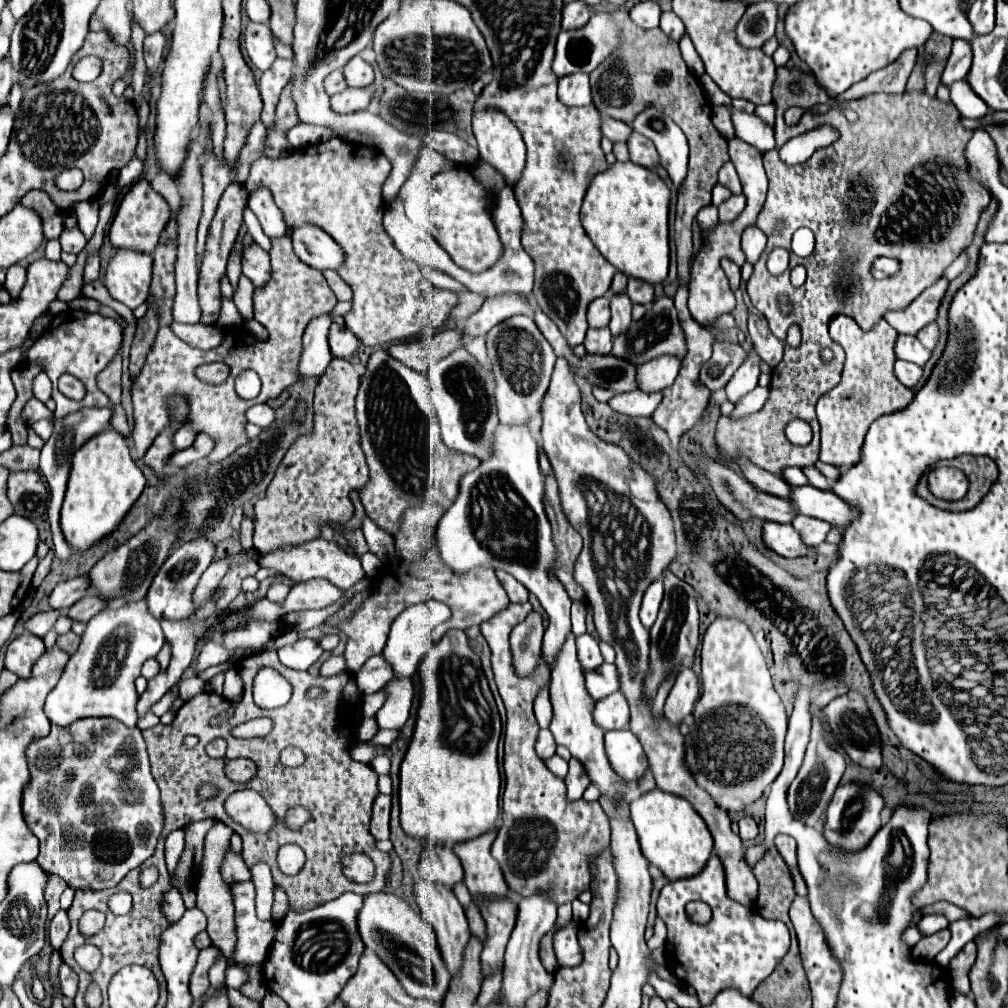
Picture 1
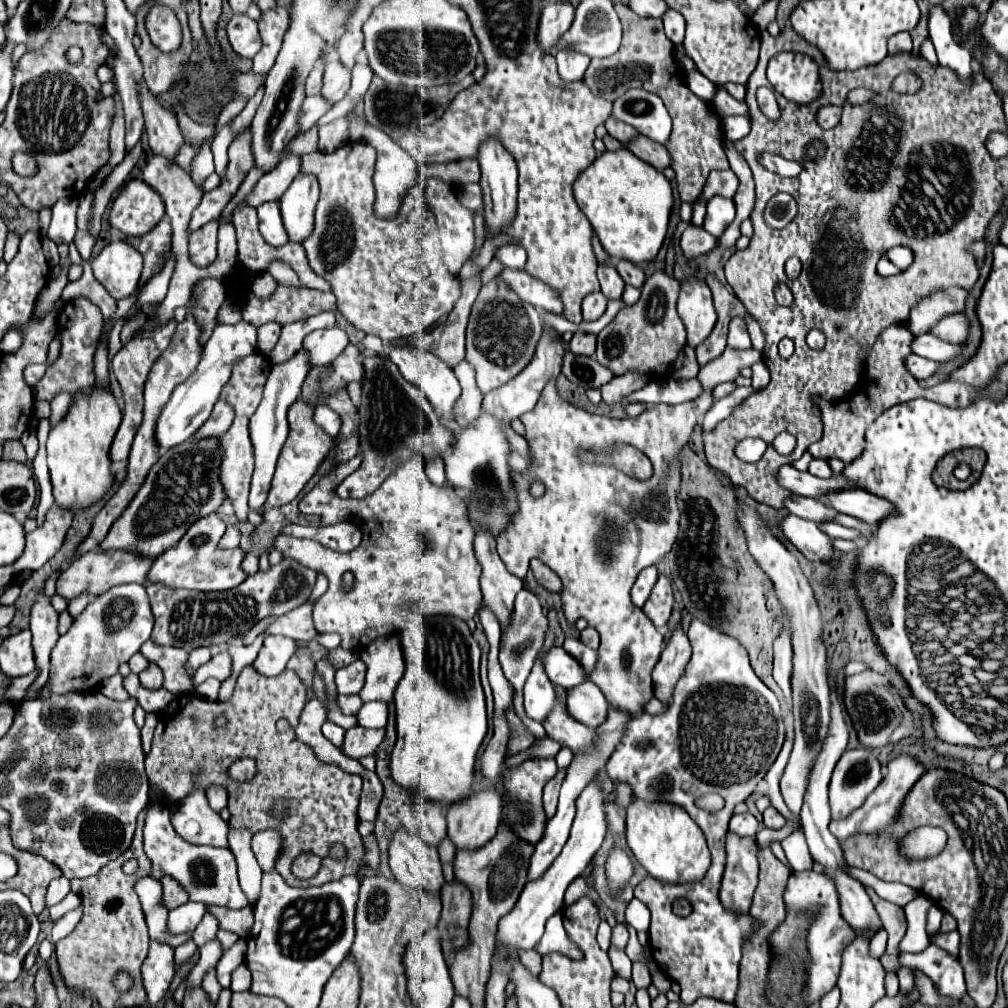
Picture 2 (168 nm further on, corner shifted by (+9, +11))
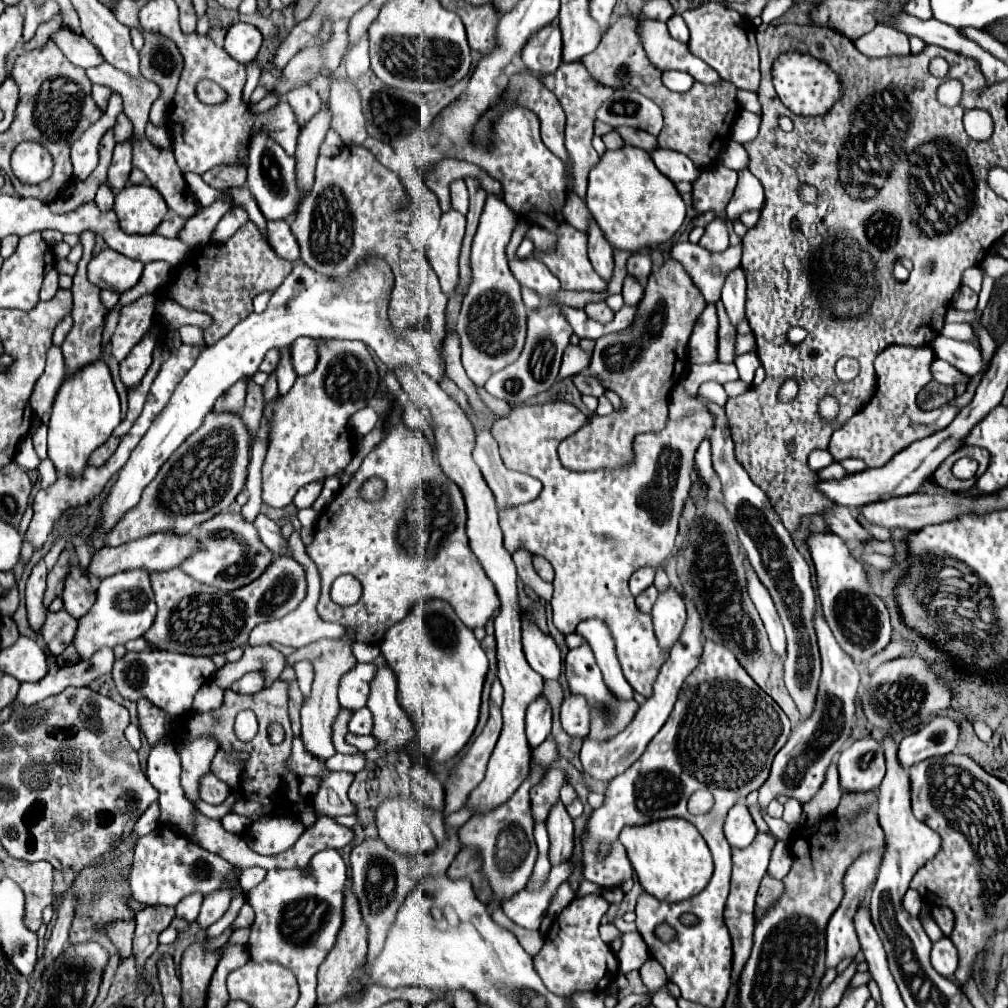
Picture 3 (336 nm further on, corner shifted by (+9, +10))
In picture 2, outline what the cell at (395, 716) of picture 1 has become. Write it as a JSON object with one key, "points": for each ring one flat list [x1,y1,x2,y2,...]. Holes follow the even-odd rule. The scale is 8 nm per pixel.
{"points":[[383,701,363,703,363,707,357,713,359,725,367,727,367,729,385,727,387,725,387,717,389,717,389,703,383,703]]}

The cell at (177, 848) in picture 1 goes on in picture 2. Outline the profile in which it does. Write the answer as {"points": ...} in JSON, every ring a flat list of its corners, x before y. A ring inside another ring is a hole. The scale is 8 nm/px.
{"points":[[203,789,193,791,185,801,171,809,171,823,181,837,193,845,229,847,229,825,211,811]]}

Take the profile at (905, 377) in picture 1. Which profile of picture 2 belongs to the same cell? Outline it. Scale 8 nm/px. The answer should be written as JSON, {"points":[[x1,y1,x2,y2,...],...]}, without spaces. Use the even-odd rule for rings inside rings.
{"points":[[909,355,905,359,905,367,909,369,909,373,913,373,915,379,927,379,931,377,935,371,937,371,937,363,935,361,929,361,925,357,917,357,917,355]]}

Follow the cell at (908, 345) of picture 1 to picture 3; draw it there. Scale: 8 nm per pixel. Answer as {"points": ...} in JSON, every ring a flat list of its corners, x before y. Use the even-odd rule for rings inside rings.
{"points":[[937,336,933,340,931,348,935,350,935,356,949,362,951,366,955,366,957,370,961,370,967,376,975,376,975,374,987,370,987,364,981,358,981,352,969,342,959,342,959,340,953,340,947,336]]}

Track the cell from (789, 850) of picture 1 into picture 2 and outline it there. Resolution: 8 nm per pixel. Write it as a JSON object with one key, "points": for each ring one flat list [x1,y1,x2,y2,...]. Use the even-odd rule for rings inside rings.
{"points":[[767,807,763,811,763,821,765,821,765,825,769,829,781,829,781,827,785,827,785,819,773,807]]}

